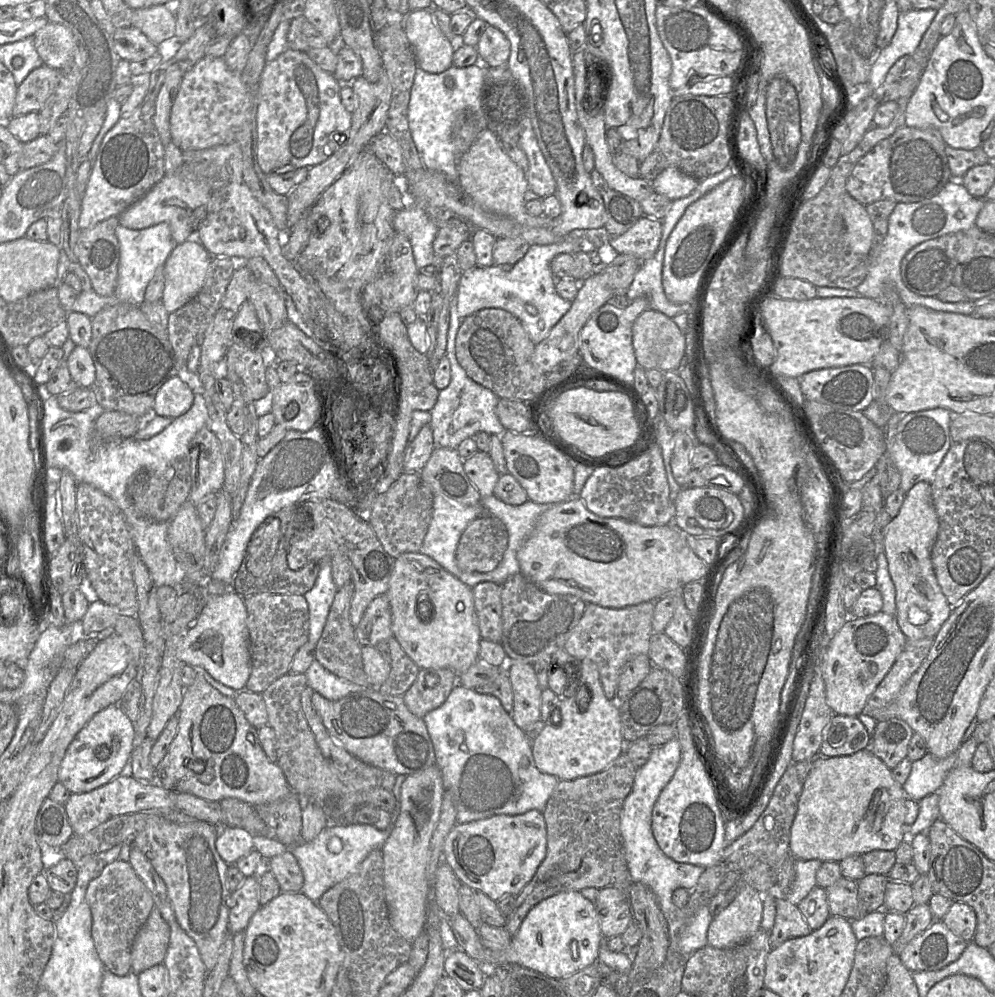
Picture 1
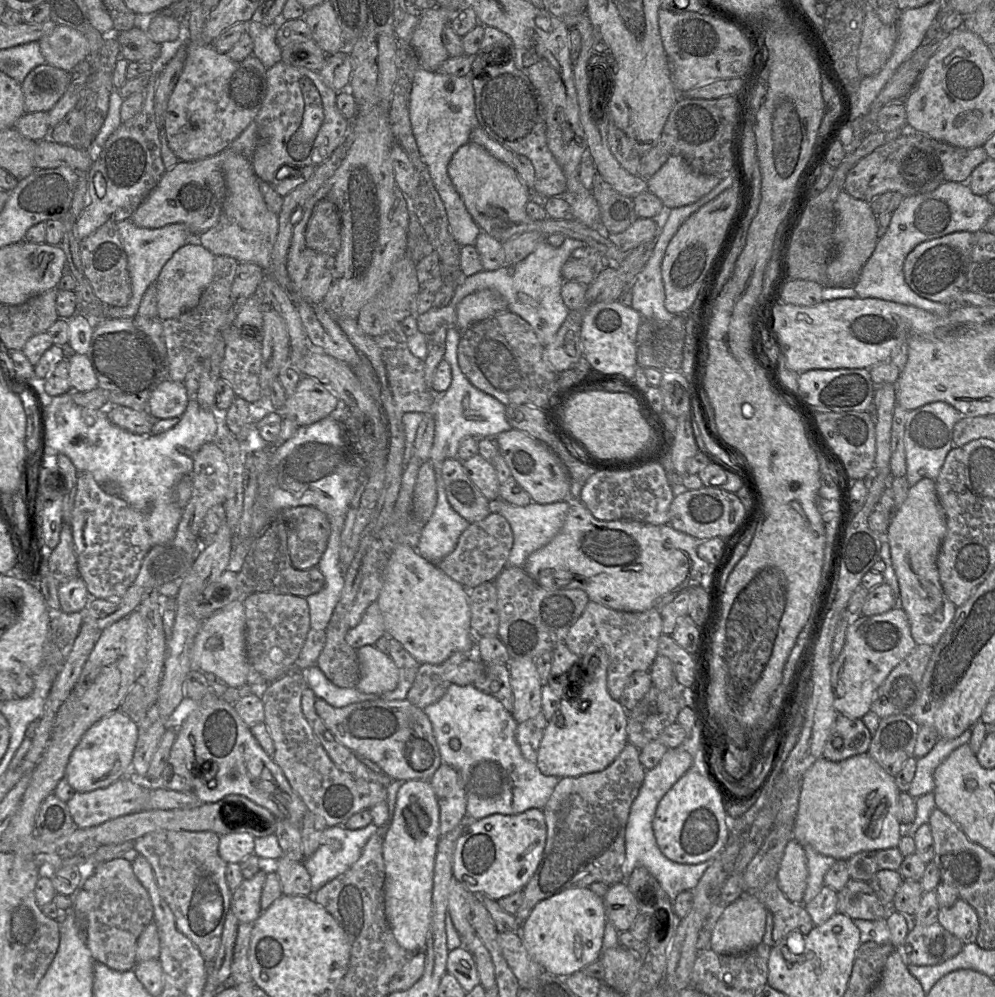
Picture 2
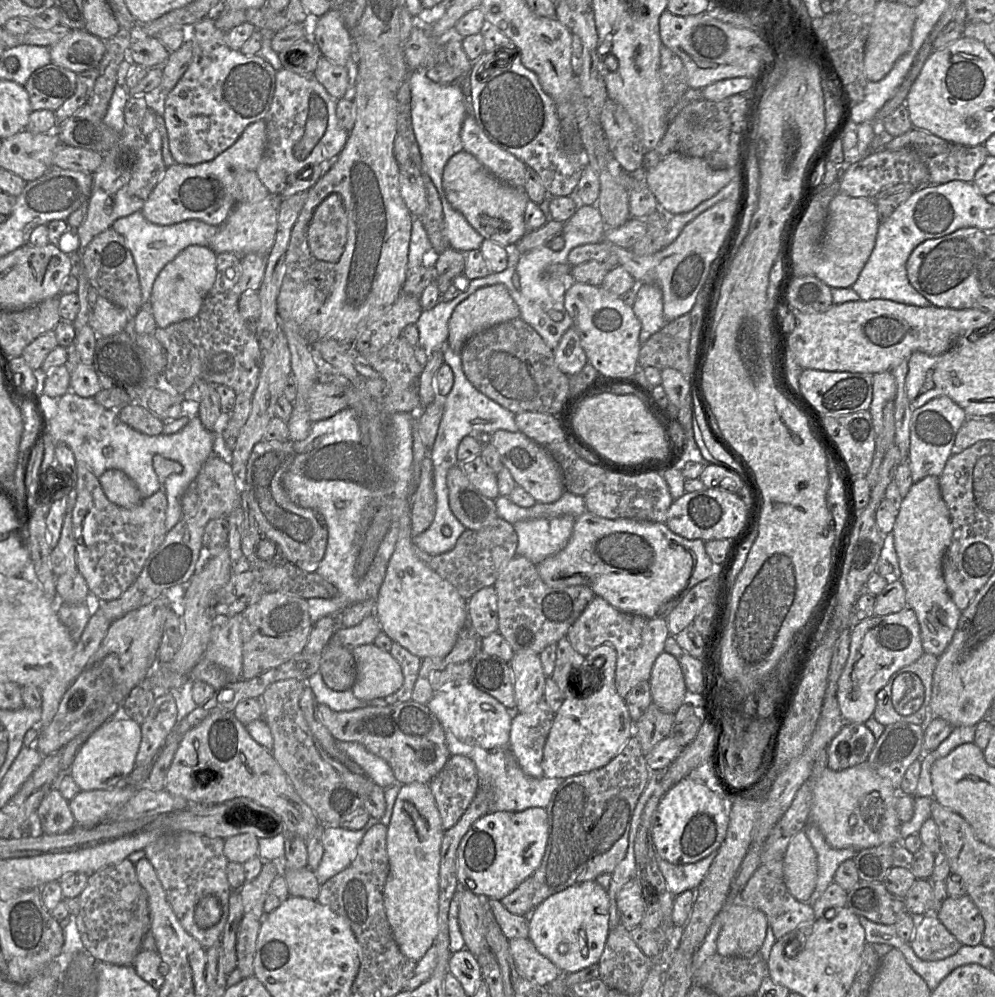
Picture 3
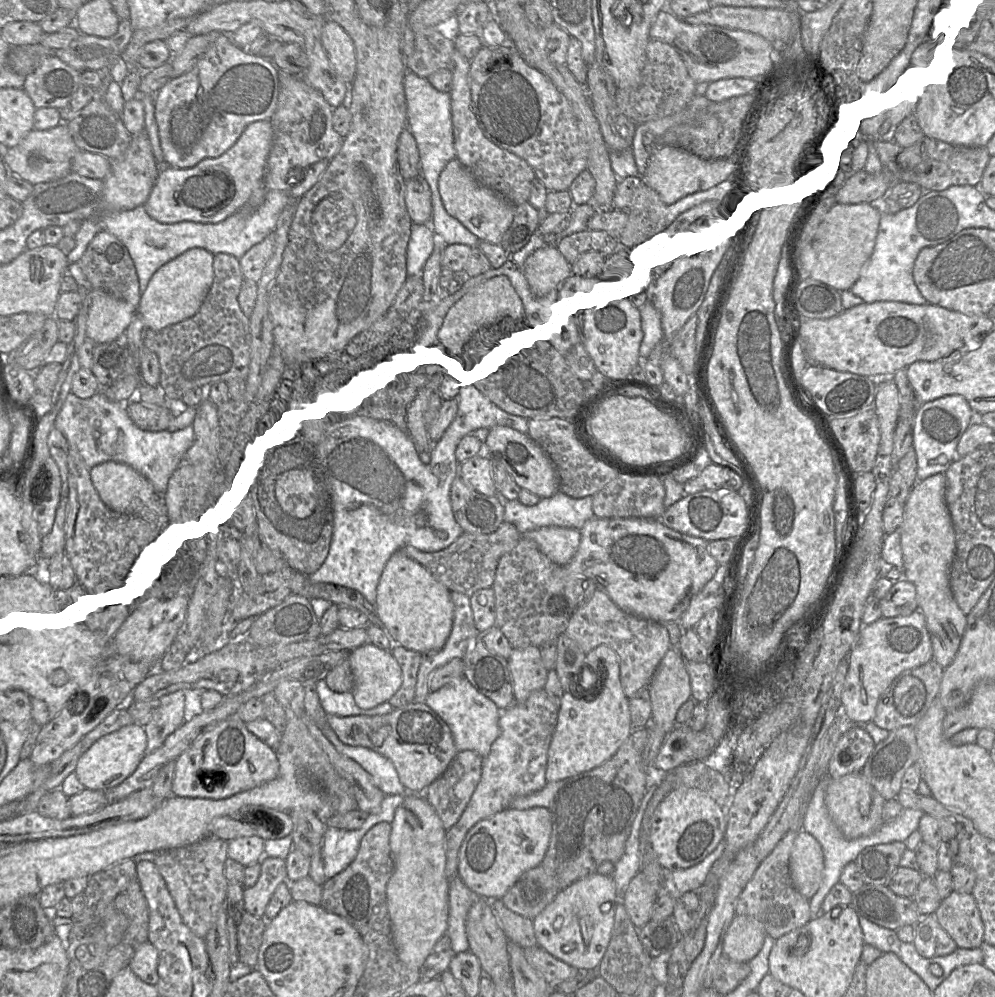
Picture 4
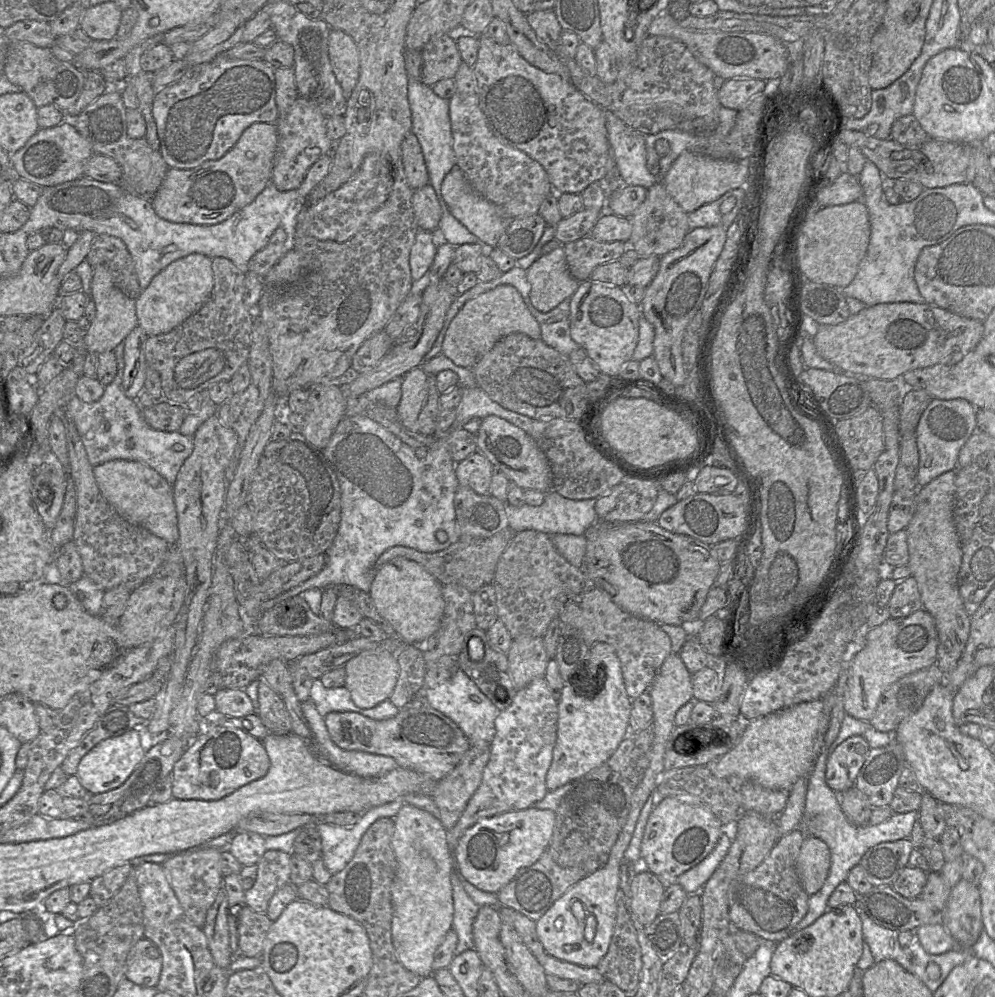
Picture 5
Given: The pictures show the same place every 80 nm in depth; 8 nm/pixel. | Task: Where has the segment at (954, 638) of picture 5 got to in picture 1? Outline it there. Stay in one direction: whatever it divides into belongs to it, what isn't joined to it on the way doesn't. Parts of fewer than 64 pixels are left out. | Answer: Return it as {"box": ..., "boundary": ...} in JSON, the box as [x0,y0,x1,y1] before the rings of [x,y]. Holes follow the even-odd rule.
{"box":[884,482,952,639],"boundary":[[[918,482],[906,493],[899,513],[887,526],[884,539],[884,553],[896,591],[896,620],[906,639],[934,638],[952,611],[937,582],[931,561],[931,550],[938,530],[931,484]]]}

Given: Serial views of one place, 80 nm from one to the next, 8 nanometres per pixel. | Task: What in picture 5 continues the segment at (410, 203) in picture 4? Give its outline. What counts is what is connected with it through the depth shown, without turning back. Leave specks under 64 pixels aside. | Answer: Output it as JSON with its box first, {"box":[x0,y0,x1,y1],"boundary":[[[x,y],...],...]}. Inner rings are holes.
{"box":[412,184,442,232],"boundary":[[[430,184],[413,191],[412,206],[418,229],[430,232],[438,229],[442,211]]]}

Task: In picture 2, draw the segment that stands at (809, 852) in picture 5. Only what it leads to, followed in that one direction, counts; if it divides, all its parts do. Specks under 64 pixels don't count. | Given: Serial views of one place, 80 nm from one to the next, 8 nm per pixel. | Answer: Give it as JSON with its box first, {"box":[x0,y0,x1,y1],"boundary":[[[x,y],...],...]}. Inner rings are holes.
{"box":[777,838,808,903],"boundary":[[[794,838],[789,840],[777,872],[777,882],[785,896],[802,903],[807,886],[808,867],[804,847]]]}

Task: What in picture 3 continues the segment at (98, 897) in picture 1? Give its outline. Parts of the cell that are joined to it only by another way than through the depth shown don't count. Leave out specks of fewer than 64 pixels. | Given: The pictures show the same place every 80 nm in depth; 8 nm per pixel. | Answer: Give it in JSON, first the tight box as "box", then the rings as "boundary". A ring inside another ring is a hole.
{"box":[76,858,150,965],"boundary":[[[128,858],[88,874],[87,885],[79,895],[76,925],[83,949],[99,961],[133,965],[144,935],[150,931],[148,894],[140,884],[135,864]]]}

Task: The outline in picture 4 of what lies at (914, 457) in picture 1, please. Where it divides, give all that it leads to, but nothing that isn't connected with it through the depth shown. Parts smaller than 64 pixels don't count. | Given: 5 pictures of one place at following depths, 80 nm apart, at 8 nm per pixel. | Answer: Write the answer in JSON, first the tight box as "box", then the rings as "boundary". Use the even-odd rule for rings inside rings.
{"box":[913,395,974,483],"boundary":[[[947,395],[924,404],[916,403],[913,425],[913,449],[917,456],[916,483],[935,474],[944,474],[958,459],[957,444],[973,422],[974,412],[960,395]]]}

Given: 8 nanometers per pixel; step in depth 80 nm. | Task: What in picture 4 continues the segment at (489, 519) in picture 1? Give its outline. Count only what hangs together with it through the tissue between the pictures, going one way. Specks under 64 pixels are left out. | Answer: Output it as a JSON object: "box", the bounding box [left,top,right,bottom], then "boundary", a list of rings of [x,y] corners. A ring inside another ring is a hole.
{"box":[401,521,521,597],"boundary":[[[503,521],[496,531],[489,534],[463,532],[450,546],[437,552],[423,552],[411,545],[403,546],[401,551],[423,565],[450,592],[470,597],[478,590],[492,587],[500,558],[512,551],[521,537],[513,524]]]}

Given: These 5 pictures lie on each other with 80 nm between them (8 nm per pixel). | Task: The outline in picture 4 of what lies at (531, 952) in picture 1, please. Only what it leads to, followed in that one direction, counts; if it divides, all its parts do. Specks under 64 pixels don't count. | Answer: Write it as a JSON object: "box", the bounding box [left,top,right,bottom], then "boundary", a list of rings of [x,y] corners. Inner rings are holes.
{"box":[533,874,618,971],"boundary":[[[592,874],[567,888],[533,919],[537,944],[555,958],[579,971],[597,971],[609,945],[618,892],[612,876]],[[587,916],[586,925],[580,926],[580,918]]]}

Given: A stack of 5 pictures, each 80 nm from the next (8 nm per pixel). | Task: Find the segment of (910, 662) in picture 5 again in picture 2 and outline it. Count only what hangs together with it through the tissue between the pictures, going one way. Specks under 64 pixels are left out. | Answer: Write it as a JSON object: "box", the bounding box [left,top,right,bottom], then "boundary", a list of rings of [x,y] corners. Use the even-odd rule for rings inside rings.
{"box":[830,605,915,720],"boundary":[[[899,605],[883,614],[860,616],[849,624],[842,651],[831,664],[830,680],[837,712],[861,720],[870,711],[874,692],[915,645],[907,615]]]}

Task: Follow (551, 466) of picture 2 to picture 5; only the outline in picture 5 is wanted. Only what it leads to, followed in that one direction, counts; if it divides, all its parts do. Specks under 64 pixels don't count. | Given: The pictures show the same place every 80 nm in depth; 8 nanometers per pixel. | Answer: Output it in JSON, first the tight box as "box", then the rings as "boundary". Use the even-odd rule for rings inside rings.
{"box":[476,415,552,493],"boundary":[[[495,415],[481,419],[480,427],[476,434],[477,452],[481,452],[489,462],[497,467],[511,482],[522,490],[532,489],[548,493],[552,488],[552,474],[549,462],[537,443],[524,430],[511,424],[507,420]]]}

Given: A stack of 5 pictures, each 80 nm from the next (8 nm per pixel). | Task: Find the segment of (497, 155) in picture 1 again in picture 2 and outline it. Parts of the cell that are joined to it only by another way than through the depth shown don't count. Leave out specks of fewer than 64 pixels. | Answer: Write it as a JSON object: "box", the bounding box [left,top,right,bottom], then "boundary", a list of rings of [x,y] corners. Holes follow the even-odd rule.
{"box":[448,141,626,269],"boundary":[[[469,141],[460,147],[448,165],[448,175],[481,231],[501,243],[524,232],[538,231],[544,235],[560,233],[565,237],[584,241],[587,246],[596,249],[609,263],[608,267],[617,269],[626,256],[626,253],[619,250],[607,237],[599,234],[595,228],[588,227],[572,217],[532,219],[526,212],[530,191],[515,168],[498,160],[479,144]]]}

